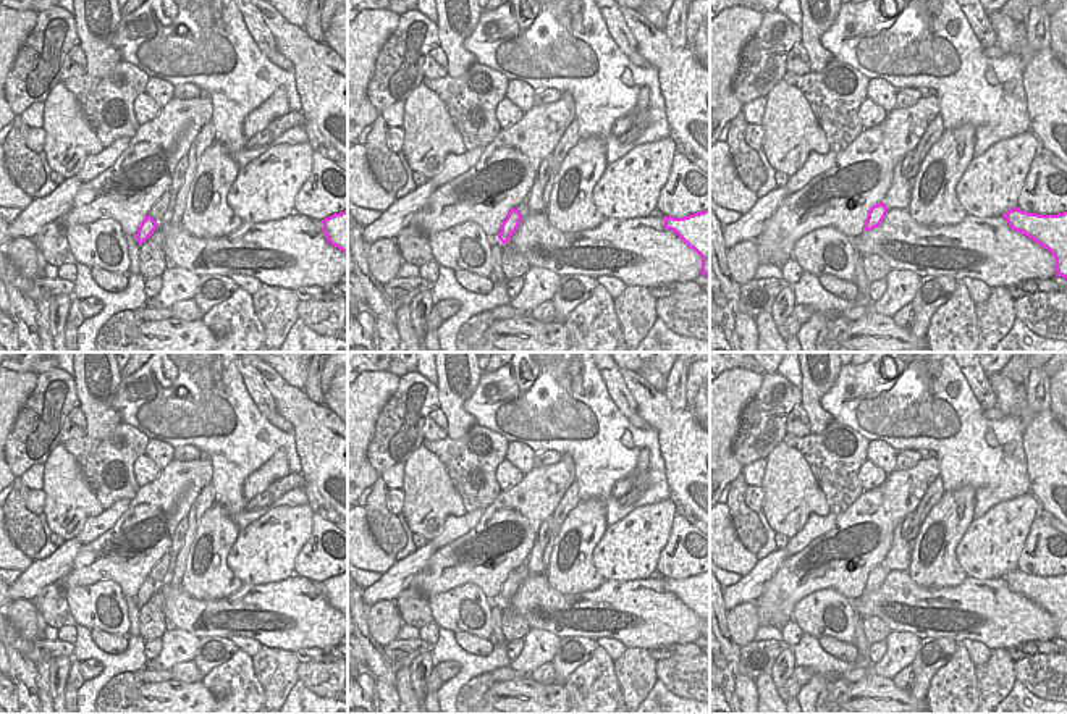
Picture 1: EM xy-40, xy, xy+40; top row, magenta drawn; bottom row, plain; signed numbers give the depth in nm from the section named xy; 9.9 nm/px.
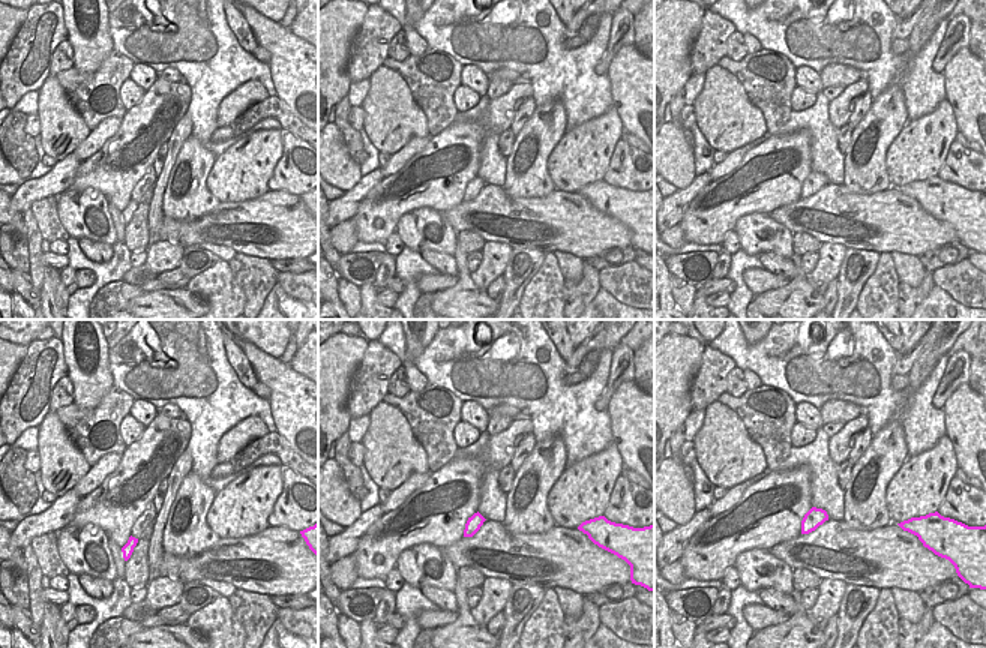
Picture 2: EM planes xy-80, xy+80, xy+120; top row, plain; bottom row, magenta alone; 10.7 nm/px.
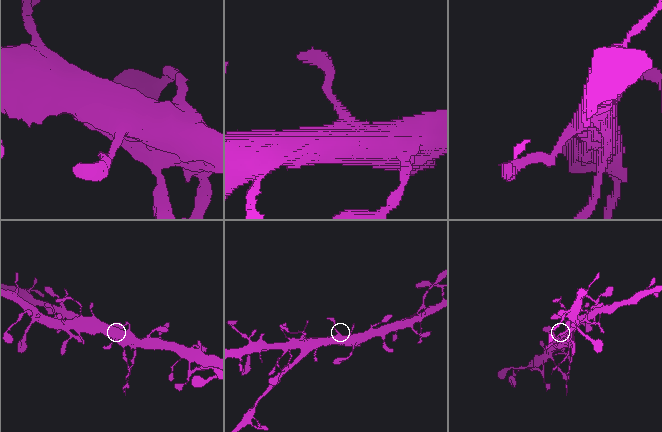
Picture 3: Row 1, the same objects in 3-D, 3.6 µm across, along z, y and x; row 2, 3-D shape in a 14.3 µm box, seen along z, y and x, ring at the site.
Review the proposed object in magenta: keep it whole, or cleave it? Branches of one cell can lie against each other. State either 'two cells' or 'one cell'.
one cell

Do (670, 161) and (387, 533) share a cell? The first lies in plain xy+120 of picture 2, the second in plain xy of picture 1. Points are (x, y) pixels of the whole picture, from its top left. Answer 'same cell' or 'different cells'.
different cells

